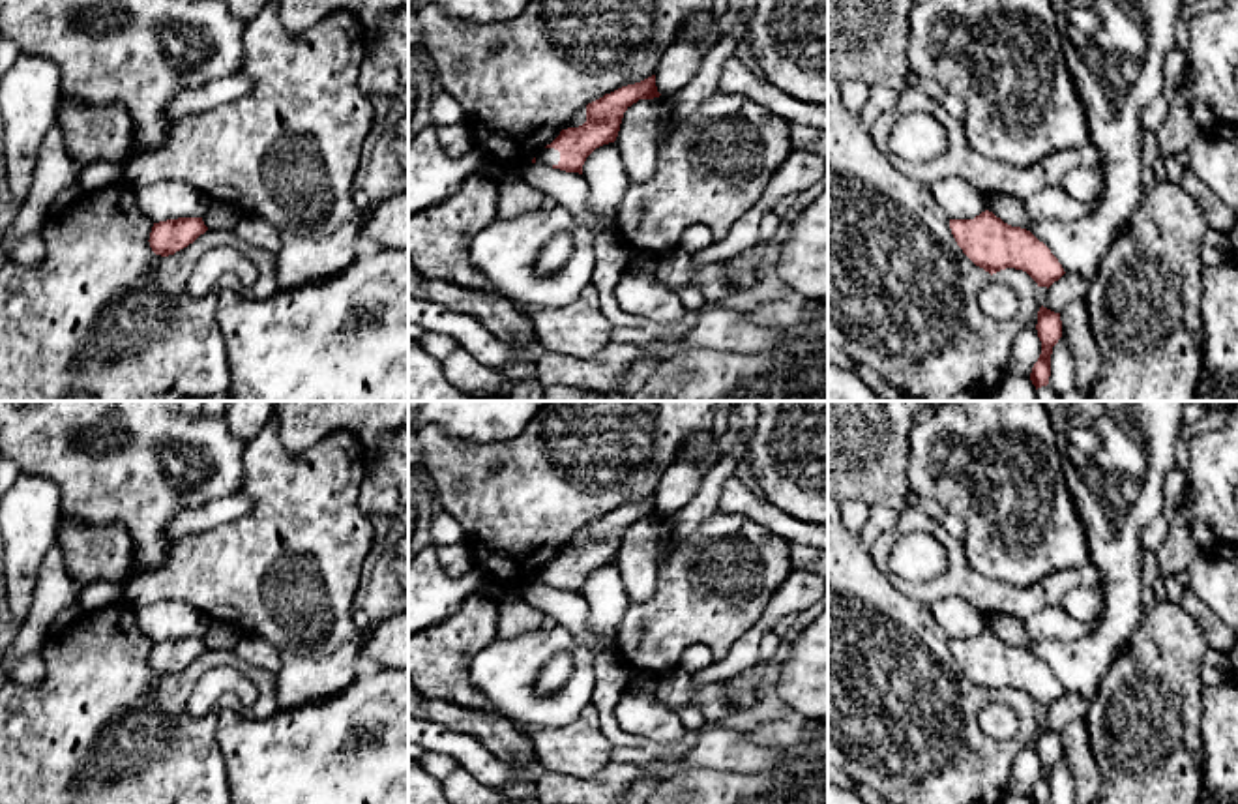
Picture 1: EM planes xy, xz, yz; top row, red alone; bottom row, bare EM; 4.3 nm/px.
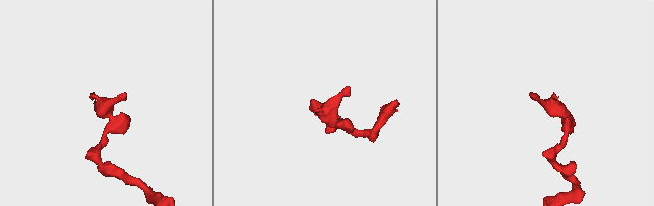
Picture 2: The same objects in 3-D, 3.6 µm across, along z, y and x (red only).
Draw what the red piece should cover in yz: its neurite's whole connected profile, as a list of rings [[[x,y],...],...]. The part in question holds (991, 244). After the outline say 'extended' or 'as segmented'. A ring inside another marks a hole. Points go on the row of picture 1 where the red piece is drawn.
[[[989,210],[981,212],[974,219],[950,219],[950,229],[963,253],[991,275],[1006,268],[1015,268],[1026,272],[1038,287],[1049,289],[1066,274],[1051,249],[1030,231],[1011,227]]]; as segmented

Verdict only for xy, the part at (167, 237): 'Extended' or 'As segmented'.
As segmented

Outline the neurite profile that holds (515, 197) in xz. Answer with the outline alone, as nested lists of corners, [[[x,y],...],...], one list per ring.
[[[498,180],[498,217],[511,219],[521,214],[543,210],[545,193],[524,180]]]

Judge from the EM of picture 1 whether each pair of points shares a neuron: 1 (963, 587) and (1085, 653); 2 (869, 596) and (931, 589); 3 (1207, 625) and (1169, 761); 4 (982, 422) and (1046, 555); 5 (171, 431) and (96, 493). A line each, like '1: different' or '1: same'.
1: different
2: different
3: different
4: same
5: same

